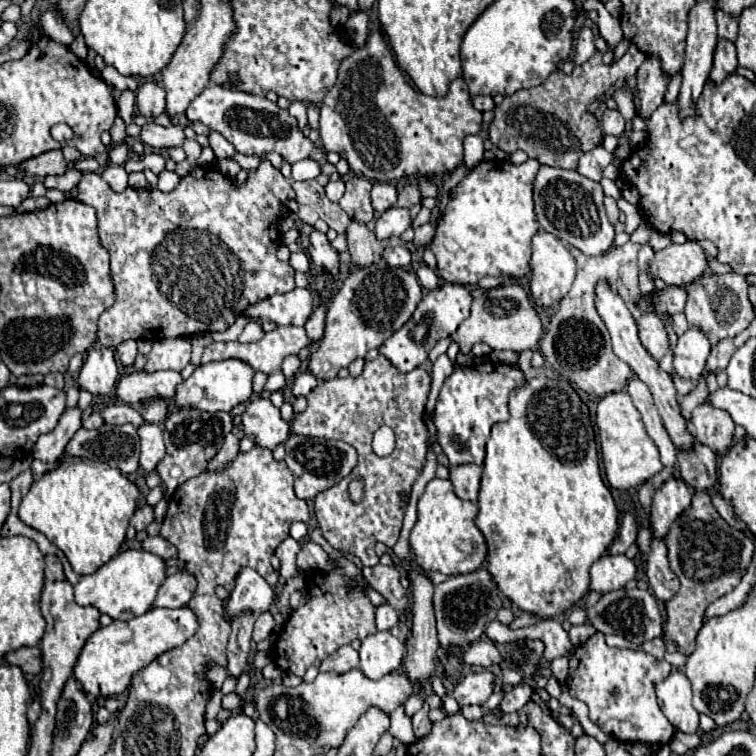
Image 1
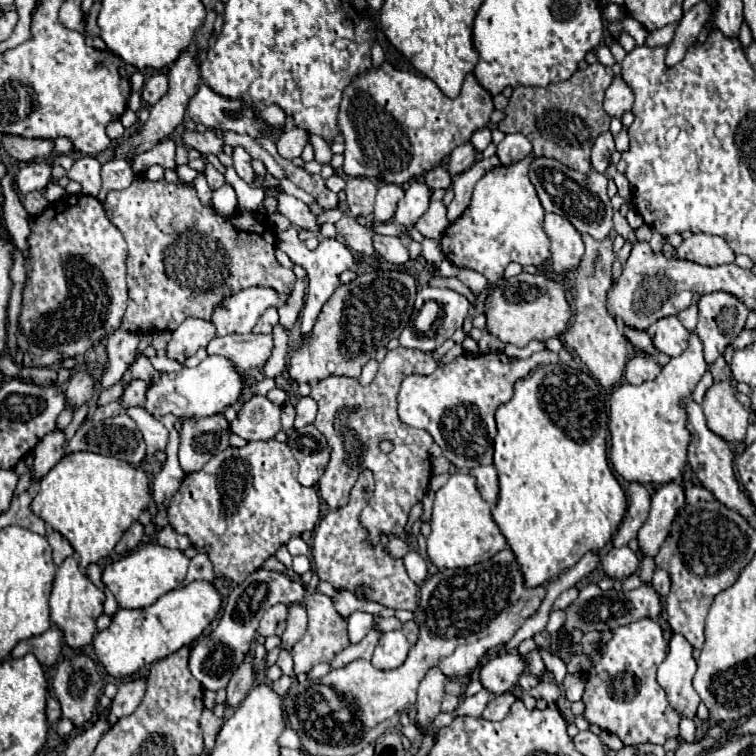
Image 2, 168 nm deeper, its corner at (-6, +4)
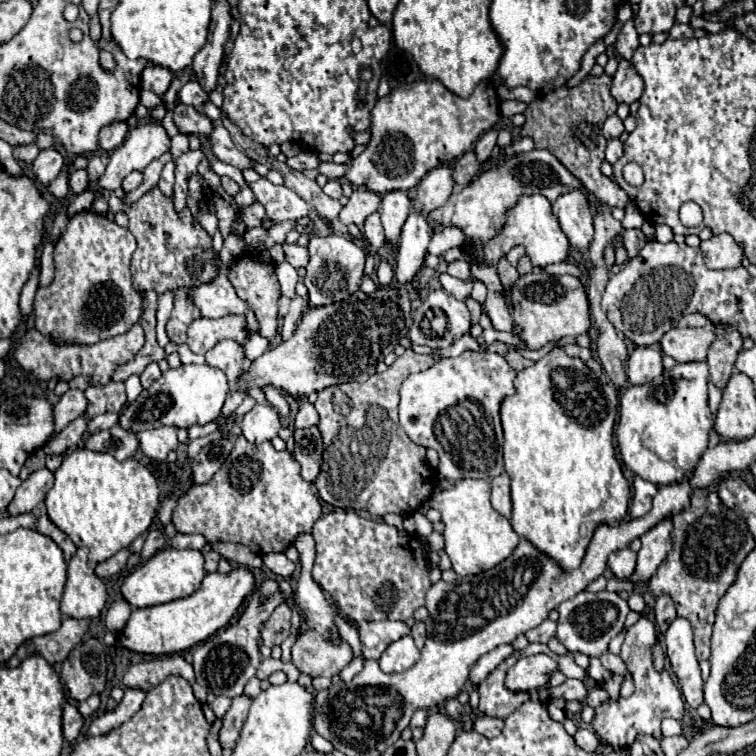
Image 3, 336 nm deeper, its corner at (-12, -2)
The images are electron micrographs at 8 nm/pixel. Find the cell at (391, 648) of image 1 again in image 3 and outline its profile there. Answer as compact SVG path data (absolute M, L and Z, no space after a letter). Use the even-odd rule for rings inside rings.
M402 636L400 640L392 642L384 650L378 662L386 674L396 674L396 672L404 672L412 668L412 664L416 664L418 658L420 658L420 650L416 648L412 636Z

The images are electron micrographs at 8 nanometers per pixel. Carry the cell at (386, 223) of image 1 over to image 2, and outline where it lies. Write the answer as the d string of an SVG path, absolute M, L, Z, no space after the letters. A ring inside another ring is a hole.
M422 178L420 180L414 180L406 188L406 196L398 202L394 222L402 224L402 226L416 224L416 220L428 210L430 196L432 196L430 186L426 186L426 182L422 182Z

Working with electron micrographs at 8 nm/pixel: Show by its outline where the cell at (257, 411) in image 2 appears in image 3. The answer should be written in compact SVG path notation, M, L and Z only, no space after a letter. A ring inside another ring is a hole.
M256 404L250 412L244 414L240 422L242 434L252 444L262 444L266 440L274 440L282 428L280 416L266 404Z

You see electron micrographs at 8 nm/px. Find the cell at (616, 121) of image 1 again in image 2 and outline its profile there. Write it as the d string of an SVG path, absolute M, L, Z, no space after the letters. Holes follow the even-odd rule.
M616 76L612 80L612 84L608 86L608 90L606 90L604 110L610 116L620 118L624 112L628 112L632 108L632 104L634 104L634 94L632 94L630 86L620 76Z

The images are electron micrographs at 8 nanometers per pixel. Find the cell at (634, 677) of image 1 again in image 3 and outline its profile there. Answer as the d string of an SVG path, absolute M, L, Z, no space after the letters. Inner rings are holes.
M642 616L634 626L630 626L626 630L626 638L622 644L620 658L624 660L626 670L634 680L634 692L628 698L618 698L618 700L608 698L606 702L602 702L600 706L594 708L592 728L596 730L596 734L602 740L608 740L614 748L630 748L640 734L648 734L656 740L662 740L664 736L660 730L660 722L664 718L674 718L678 722L684 720L686 710L684 710L682 692L674 684L672 676L668 676L666 672L658 672L654 668L652 650L654 650L656 640L658 640L656 626L646 616Z

